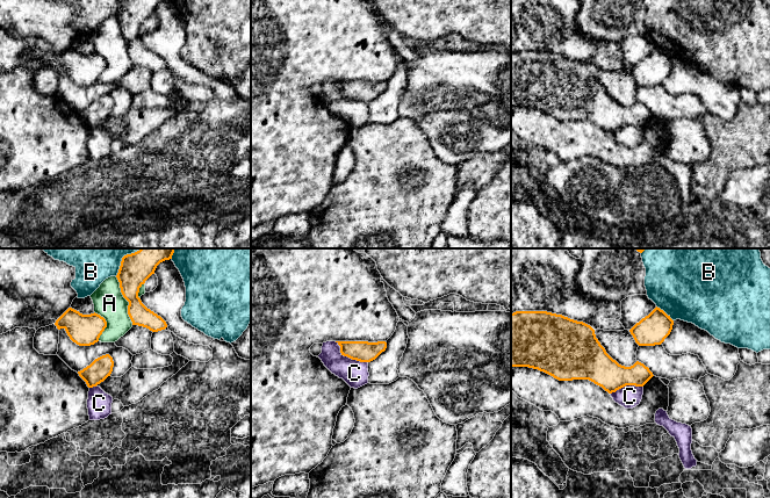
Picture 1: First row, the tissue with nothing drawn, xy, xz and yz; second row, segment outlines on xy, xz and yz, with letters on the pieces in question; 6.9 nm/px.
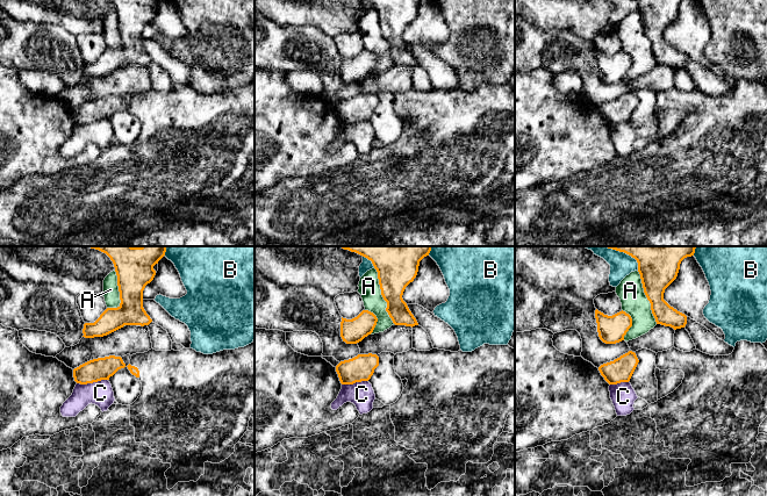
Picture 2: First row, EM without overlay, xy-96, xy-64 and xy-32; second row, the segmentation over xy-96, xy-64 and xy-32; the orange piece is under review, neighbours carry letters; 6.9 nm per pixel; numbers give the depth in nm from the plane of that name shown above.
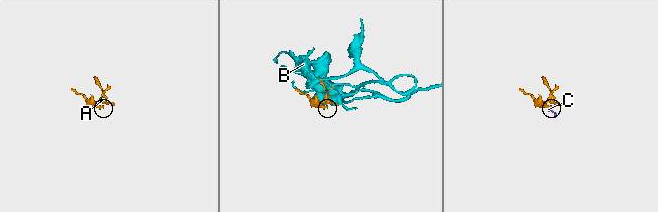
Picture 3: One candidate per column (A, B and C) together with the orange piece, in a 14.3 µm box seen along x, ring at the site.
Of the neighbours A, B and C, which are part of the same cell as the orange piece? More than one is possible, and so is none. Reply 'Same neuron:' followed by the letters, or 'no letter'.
Same neuron: no letter

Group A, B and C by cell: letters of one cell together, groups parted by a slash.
A C / B

